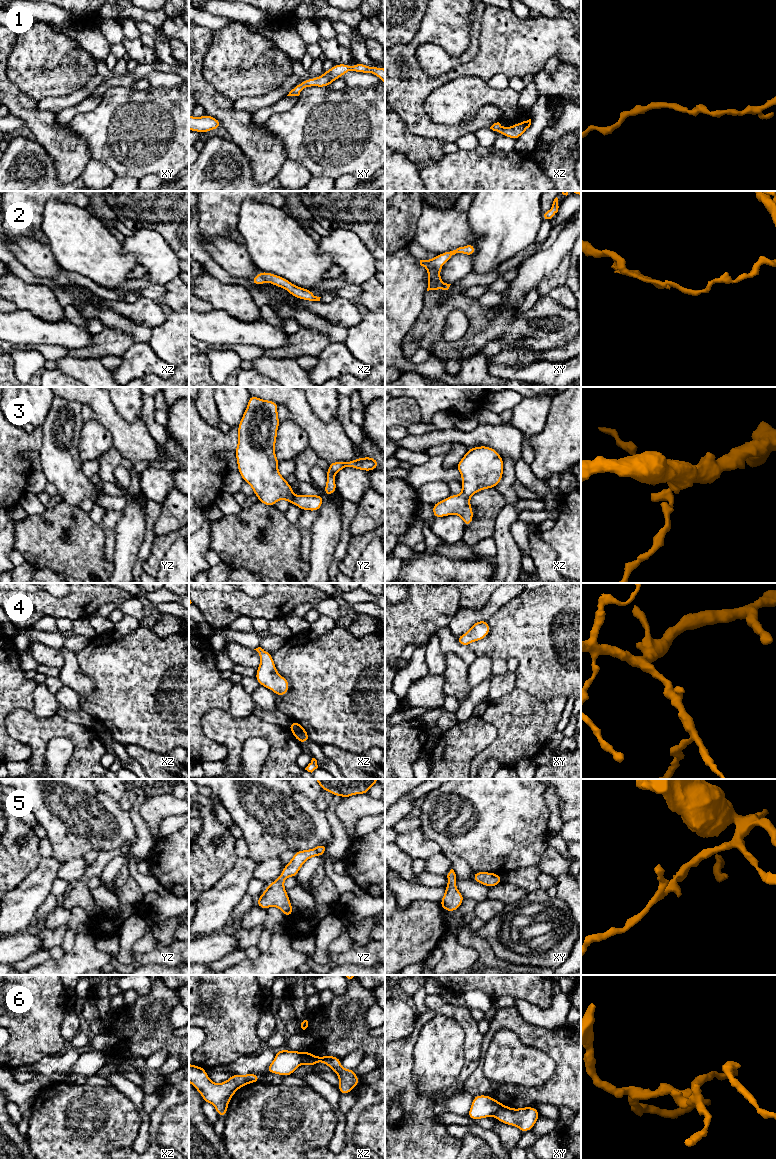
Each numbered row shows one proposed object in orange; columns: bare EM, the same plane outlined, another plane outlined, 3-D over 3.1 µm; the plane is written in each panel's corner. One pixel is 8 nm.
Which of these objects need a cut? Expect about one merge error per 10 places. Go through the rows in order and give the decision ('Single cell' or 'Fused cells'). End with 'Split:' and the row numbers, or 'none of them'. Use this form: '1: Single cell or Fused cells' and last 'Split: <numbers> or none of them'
1: Single cell
2: Single cell
3: Single cell
4: Single cell
5: Single cell
6: Fused cells
Split: 6

